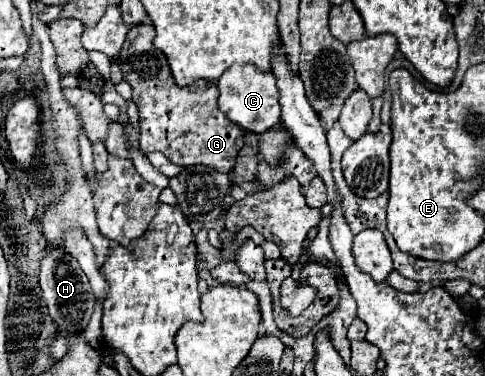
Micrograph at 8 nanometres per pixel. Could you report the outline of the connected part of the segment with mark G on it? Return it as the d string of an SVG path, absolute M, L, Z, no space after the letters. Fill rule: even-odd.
M132 26L126 44L120 50L120 66L126 82L134 90L134 102L140 112L140 150L144 154L162 152L178 166L204 164L218 172L232 172L238 152L244 146L244 130L222 116L214 82L196 80L186 88L176 86L166 56L152 44L154 36L156 32L152 26Z

